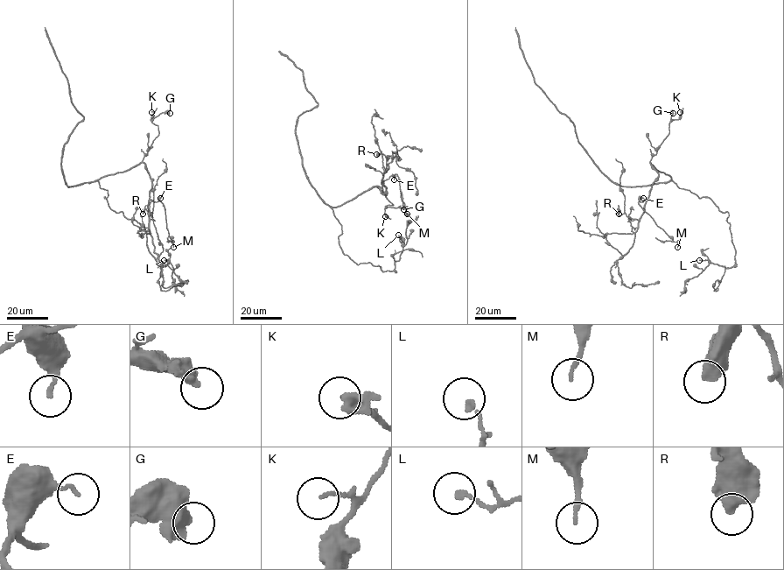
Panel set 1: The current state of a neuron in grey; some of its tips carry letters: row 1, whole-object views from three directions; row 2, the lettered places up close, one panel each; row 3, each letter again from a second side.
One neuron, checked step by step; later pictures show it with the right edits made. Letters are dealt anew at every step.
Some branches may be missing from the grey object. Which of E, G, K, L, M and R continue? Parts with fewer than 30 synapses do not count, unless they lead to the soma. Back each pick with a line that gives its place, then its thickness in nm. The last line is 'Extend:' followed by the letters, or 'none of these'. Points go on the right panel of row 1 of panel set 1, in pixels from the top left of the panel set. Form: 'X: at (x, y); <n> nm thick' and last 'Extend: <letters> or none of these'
Extend: none of these

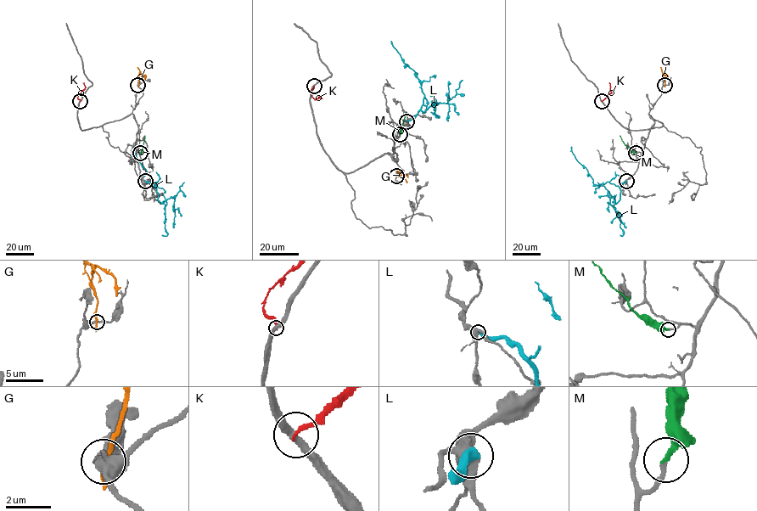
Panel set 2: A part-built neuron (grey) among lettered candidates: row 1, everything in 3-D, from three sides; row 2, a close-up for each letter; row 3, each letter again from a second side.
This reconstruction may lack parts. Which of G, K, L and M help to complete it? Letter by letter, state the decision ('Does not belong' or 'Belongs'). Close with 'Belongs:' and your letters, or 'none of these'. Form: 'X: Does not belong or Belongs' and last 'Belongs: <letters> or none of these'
G: Does not belong
K: Does not belong
L: Does not belong
M: Belongs
Belongs: M

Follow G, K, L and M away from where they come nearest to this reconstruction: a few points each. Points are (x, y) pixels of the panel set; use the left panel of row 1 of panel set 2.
G: (137, 85), (140, 74), (145, 80)
K: (80, 101), (77, 96), (85, 87), (83, 83)
L: (145, 181), (154, 186), (157, 182), (152, 184), (152, 179), (137, 159), (134, 147)
M: (140, 153), (144, 135)

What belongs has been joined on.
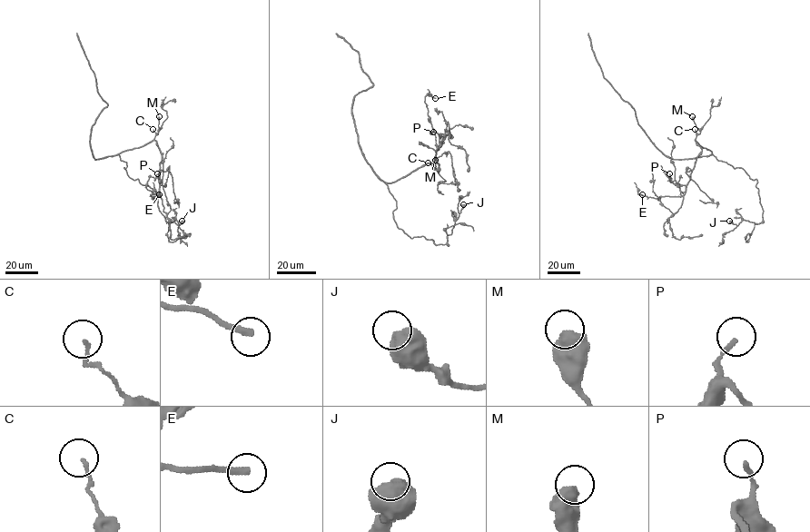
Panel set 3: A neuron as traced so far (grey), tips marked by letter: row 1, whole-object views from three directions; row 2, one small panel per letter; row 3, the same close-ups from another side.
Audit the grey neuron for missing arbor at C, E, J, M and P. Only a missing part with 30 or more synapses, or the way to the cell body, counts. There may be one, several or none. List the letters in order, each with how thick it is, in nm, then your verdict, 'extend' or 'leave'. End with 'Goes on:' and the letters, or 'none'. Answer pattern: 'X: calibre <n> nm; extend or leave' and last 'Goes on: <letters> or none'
C: calibre 120 nm; leave
E: calibre 260 nm; extend
J: calibre 750 nm; leave
M: calibre 650 nm; leave
P: calibre 150 nm; leave
Goes on: E

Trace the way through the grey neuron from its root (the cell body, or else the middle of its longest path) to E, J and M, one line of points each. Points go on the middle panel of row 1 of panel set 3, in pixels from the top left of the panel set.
E: (378, 176), (391, 182), (429, 162), (436, 171), (438, 169), (435, 132), (424, 102), (427, 95), (435, 98)
J: (378, 176), (396, 201), (393, 218), (397, 226), (411, 238), (423, 236), (436, 245), (445, 244), (463, 204)
M: (378, 176), (391, 182), (429, 162), (434, 169), (435, 160)

